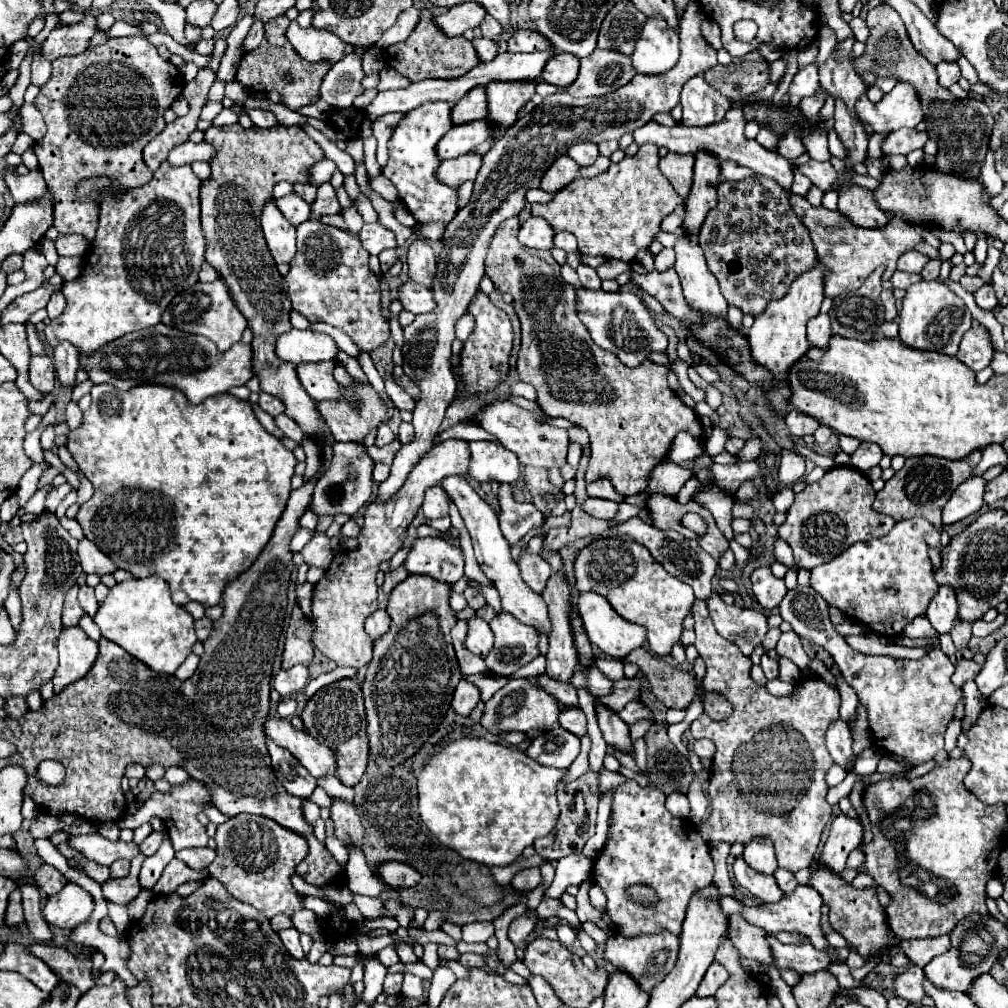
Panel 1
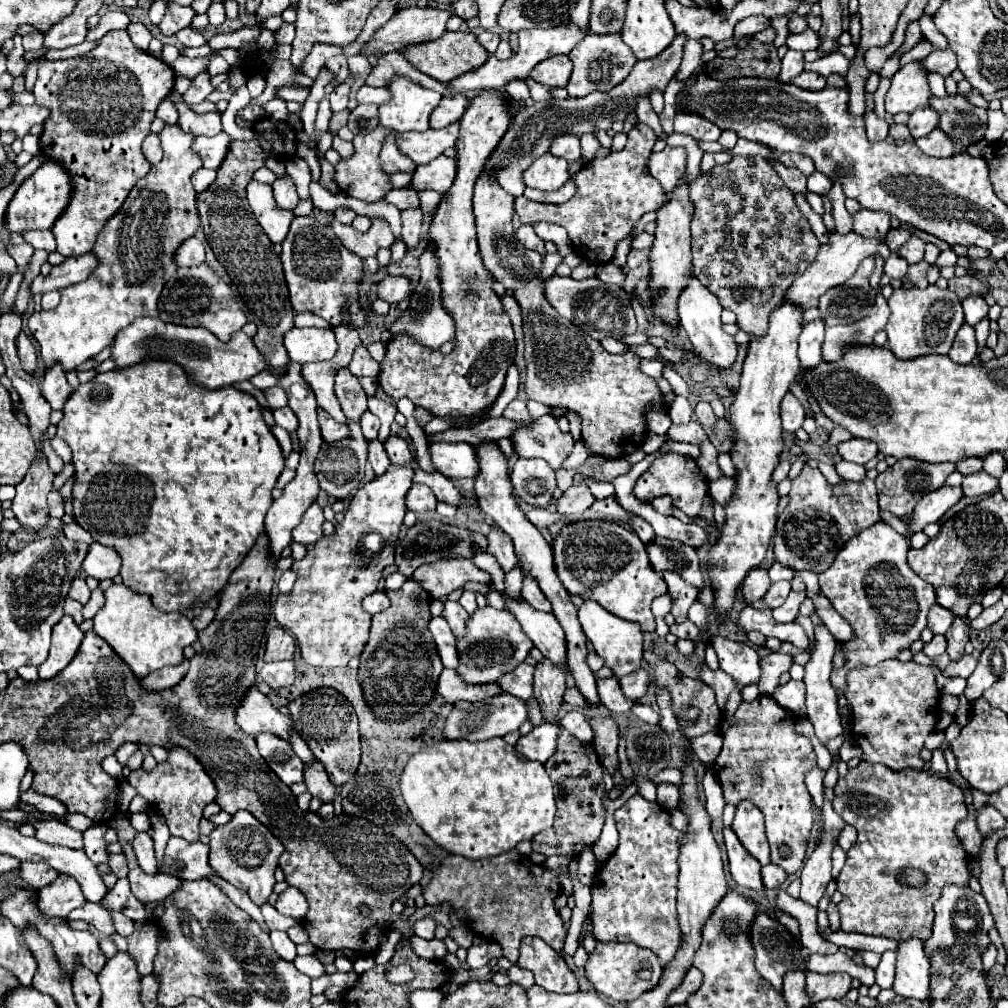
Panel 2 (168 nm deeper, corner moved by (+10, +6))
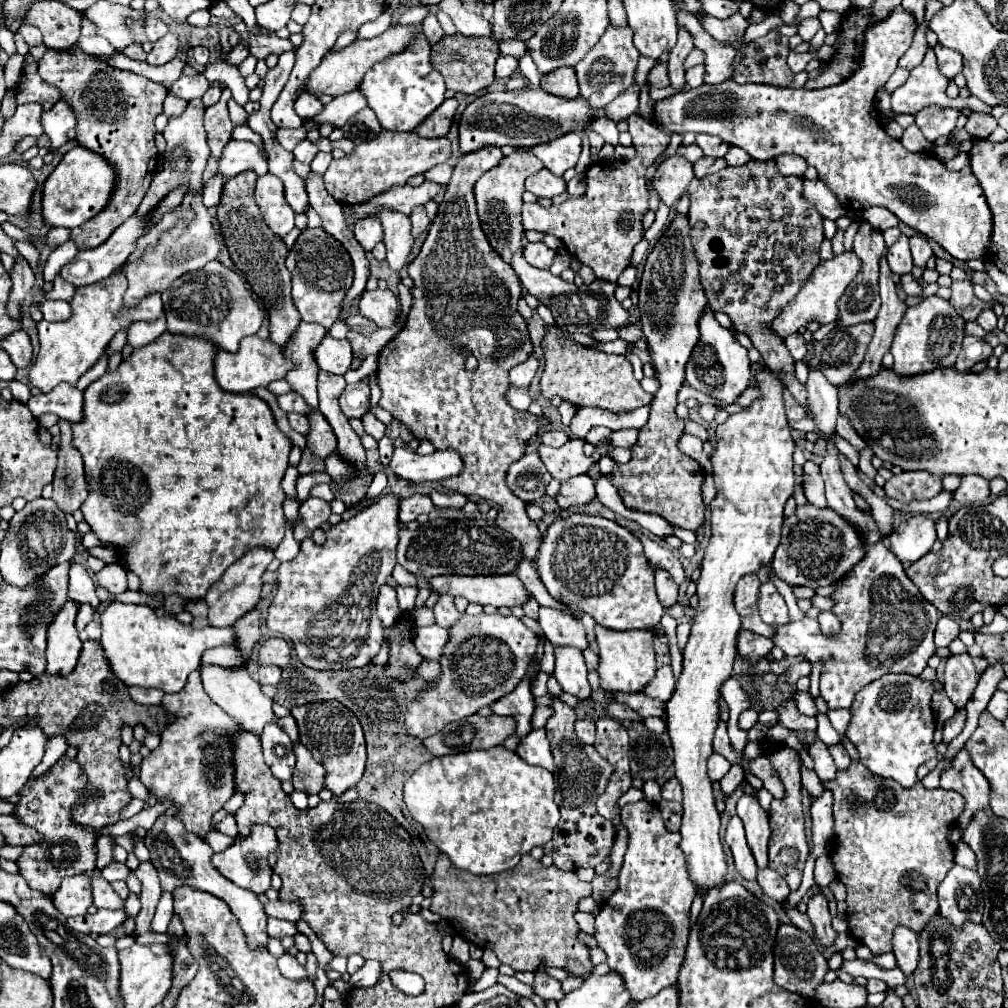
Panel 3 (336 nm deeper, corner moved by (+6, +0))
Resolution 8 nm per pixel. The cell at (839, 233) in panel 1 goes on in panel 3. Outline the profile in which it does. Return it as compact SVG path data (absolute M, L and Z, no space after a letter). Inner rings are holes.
M853 250L851 252L843 252L839 256L833 256L831 260L821 260L819 266L807 278L803 290L775 318L773 330L781 338L785 338L785 336L805 328L809 322L821 322L821 324L835 322L835 318L837 318L837 300L847 290L847 286L853 282L853 278L857 276L859 270L861 270L861 260L857 258L857 254Z

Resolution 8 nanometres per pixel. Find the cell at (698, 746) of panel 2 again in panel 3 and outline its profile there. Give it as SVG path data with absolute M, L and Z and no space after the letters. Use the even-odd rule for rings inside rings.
M713 752L713 754L709 756L709 766L707 766L707 768L709 768L709 778L711 778L713 782L717 782L717 780L721 780L721 778L729 772L731 762L729 762L725 756Z

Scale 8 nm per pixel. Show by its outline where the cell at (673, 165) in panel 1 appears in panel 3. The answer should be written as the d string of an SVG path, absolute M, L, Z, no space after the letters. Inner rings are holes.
M675 154L667 160L663 160L653 176L653 184L661 196L661 200L673 208L677 200L681 198L683 192L687 192L691 180L695 178L693 174L693 164L685 160L683 156Z

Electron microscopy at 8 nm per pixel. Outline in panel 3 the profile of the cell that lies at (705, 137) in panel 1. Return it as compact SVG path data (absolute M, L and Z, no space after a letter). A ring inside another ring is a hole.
M803 180L803 196L825 218L837 220L839 216L847 214L845 206L827 190L827 186L823 186L821 180Z

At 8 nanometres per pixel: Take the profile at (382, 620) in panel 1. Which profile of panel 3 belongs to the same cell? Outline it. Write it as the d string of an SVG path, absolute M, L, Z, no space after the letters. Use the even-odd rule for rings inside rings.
M383 586L383 590L377 596L377 616L383 622L383 626L391 626L391 622L397 622L401 610L397 606L397 596L391 586Z

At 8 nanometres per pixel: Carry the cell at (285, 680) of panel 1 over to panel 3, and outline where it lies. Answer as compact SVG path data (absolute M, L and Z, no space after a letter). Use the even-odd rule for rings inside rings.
M261 666L261 670L259 670L259 682L261 684L277 686L279 680L281 680L281 668L279 666Z

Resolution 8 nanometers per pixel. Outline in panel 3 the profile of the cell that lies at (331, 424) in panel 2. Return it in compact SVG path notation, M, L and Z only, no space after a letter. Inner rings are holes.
M319 410L307 414L309 418L309 434L307 434L307 446L313 450L313 454L317 454L319 458L327 458L335 446L337 446L337 438L331 430L331 426L327 426L327 420L323 418L323 414L319 414Z

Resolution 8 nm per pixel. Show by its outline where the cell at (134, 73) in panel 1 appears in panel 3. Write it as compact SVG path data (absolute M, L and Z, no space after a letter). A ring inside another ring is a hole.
M49 48L39 64L39 74L45 82L55 86L61 92L61 100L71 106L77 118L75 130L79 146L99 154L115 170L115 188L107 206L97 216L71 230L71 240L77 244L77 248L91 250L101 246L115 232L115 228L135 214L151 178L157 172L153 120L163 112L163 100L169 90L163 84L151 82L149 78L89 60L79 50L75 54L79 56L71 56L71 50L55 52Z

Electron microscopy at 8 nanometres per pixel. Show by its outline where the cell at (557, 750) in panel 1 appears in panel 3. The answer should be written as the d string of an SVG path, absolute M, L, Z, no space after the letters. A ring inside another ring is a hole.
M545 728L539 730L531 730L519 744L517 754L531 766L541 766L549 772L555 770L553 764L553 754L549 750L549 742L545 738Z

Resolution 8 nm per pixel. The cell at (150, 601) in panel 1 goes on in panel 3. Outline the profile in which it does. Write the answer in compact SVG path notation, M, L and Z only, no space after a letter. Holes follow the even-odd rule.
M113 600L101 614L101 644L105 658L115 674L127 686L159 688L163 692L177 692L185 686L187 676L199 668L201 654L207 648L221 644L233 644L235 636L229 628L205 628L197 630L191 624L183 624L173 616L157 616L147 604L123 604Z

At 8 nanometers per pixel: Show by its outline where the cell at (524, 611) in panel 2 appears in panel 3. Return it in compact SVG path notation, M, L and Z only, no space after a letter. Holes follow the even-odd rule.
M553 646L555 650L555 672L553 676L561 684L563 692L575 694L579 700L591 696L591 686L587 682L587 666L583 662L583 652L575 646Z

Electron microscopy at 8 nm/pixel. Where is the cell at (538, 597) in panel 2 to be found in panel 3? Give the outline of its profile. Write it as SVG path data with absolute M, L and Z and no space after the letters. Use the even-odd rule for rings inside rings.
M541 606L537 622L543 628L545 638L551 644L555 644L555 646L571 644L571 646L577 646L579 650L587 648L585 630L583 630L581 620L577 620L577 618L573 618L569 614L563 614L563 612L555 610L555 608Z

